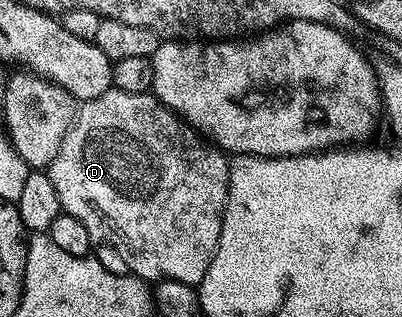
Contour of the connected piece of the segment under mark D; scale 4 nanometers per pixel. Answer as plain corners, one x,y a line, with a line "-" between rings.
110,88
102,95
98,95
98,99
90,99
77,108
74,123
62,143
62,151
58,151
58,159
54,159
54,163
48,165
46,172
50,183
54,183
54,191
58,191
58,203
61,210
74,215
74,219
78,219
78,223
82,223
82,227
86,227
86,231
90,231
90,239
93,243
105,241
106,244
113,245
124,256
123,268
133,277
140,277
149,283
177,281
196,287
206,275
210,263
216,258
224,208
228,202
229,168
229,158
217,146
209,143
192,126
180,120
151,92
131,93

